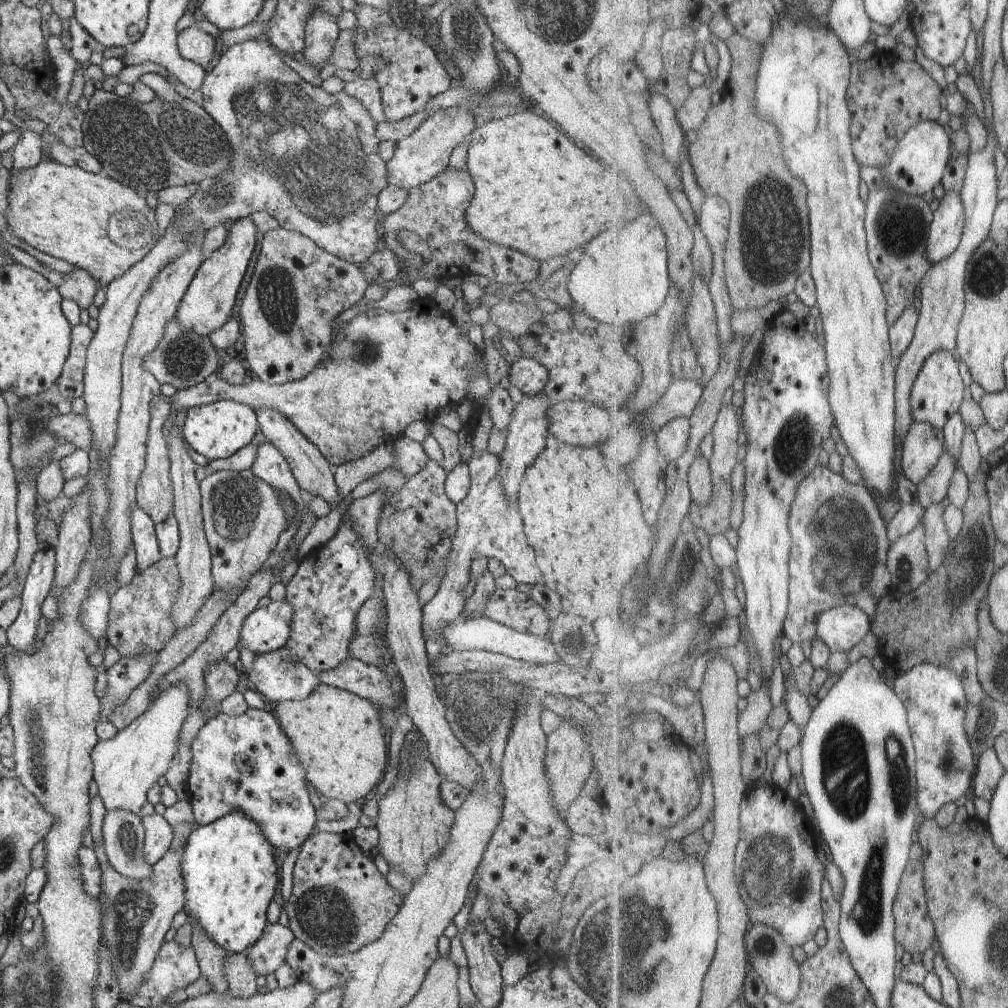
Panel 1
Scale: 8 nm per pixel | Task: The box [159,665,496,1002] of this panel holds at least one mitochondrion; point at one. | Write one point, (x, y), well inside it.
(324, 915)

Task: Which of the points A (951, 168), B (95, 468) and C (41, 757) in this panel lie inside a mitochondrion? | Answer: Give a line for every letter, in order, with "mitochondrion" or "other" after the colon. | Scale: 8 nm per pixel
A: other
B: other
C: mitochondrion

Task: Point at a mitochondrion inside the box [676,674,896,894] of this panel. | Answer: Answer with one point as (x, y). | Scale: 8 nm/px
(842, 751)

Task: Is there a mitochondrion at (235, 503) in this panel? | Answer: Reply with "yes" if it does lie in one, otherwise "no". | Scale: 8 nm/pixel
yes

